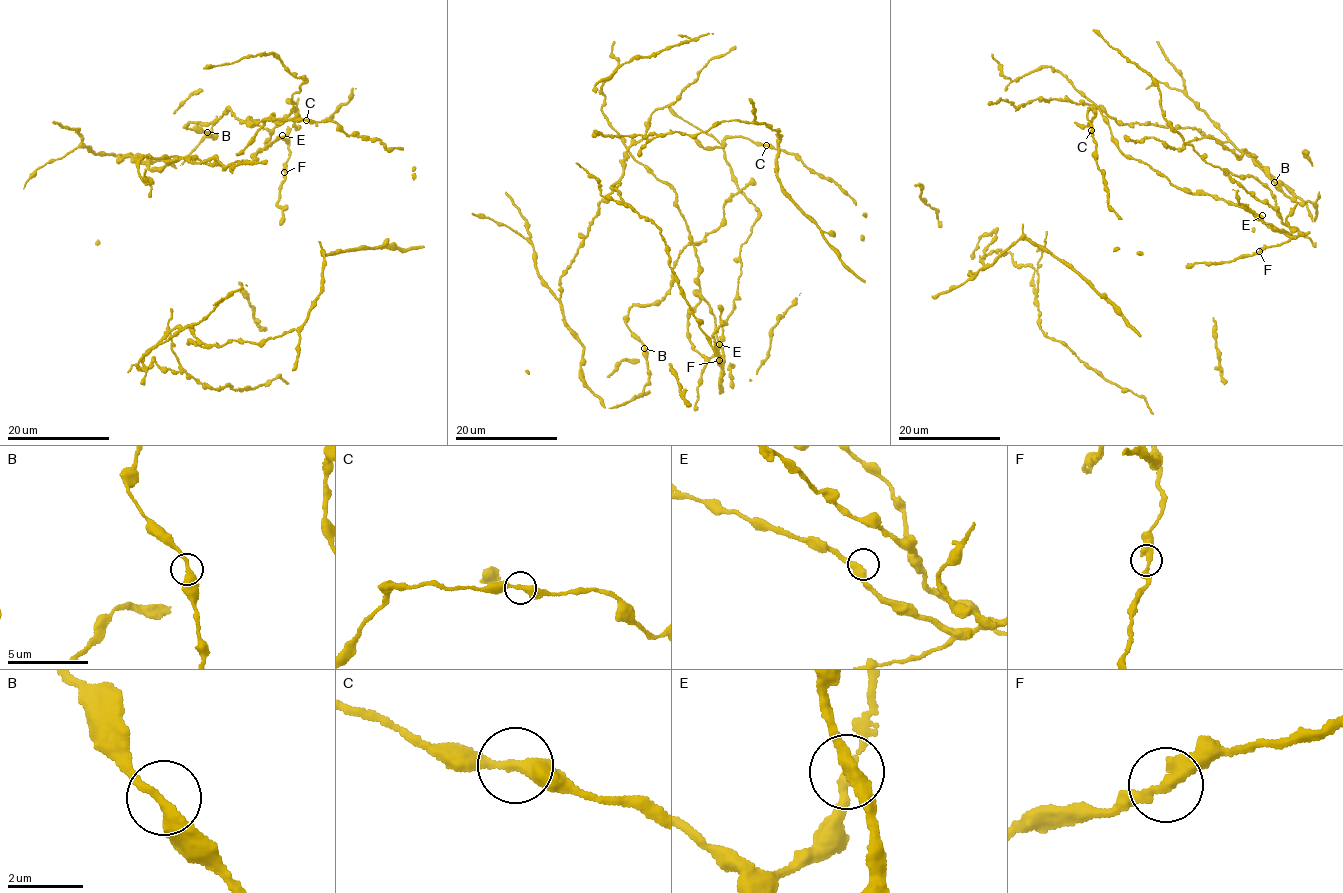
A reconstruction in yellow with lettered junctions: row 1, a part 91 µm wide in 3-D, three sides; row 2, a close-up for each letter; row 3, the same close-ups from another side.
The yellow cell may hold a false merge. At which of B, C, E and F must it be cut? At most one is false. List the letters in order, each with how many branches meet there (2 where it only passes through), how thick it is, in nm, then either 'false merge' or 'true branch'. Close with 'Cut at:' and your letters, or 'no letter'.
B: 2 | 360 nm | true branch
C: 2 | 360 nm | true branch
E: 2 | 360 nm | true branch
F: 2 | 360 nm | true branch
Cut at: no letter

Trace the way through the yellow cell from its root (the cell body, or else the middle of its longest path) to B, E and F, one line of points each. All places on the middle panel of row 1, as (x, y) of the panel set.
B: (679, 252), (672, 285), (666, 295), (649, 305), (632, 305), (628, 312), (626, 324), (644, 348)
E: (679, 252), (628, 312), (643, 391), (610, 408), (586, 383), (560, 278), (628, 147), (675, 193), (719, 344)
F: (679, 252), (628, 312), (643, 391), (610, 408), (583, 377), (560, 278), (628, 147), (675, 193), (718, 361)

